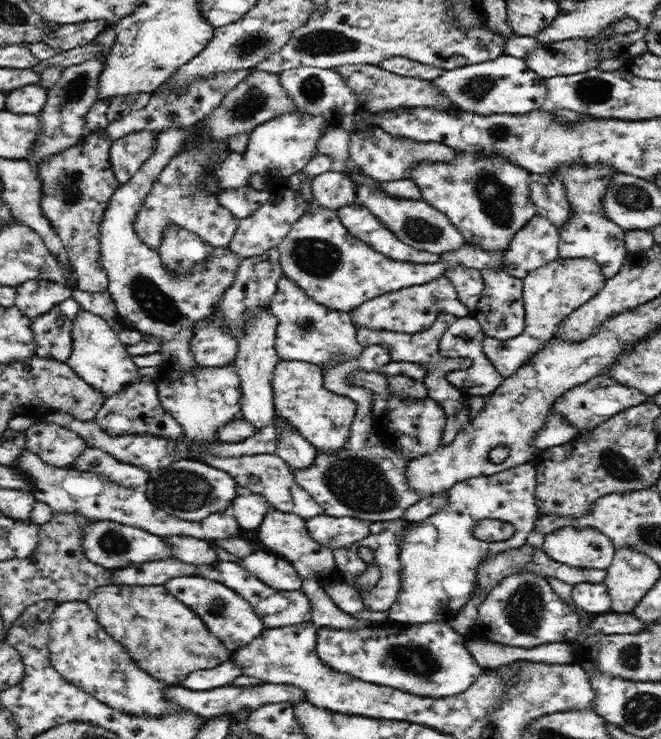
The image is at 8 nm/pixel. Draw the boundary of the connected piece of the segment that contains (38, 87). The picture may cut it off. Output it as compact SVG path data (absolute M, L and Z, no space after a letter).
M40 83L26 84L7 92L5 109L23 115L38 115L47 102L46 87Z

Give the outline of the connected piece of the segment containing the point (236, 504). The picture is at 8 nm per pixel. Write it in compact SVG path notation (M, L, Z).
M238 487L237 498L233 501L230 510L236 516L242 529L257 530L269 506L262 495Z

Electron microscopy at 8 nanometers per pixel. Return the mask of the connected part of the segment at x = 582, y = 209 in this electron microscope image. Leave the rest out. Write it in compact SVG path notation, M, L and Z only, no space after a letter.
M598 161L594 165L588 163L560 165L556 172L563 182L567 202L571 206L567 220L559 228L559 256L594 259L595 263L599 264L606 282L607 279L616 276L628 253L625 248L625 230L605 215L606 188L609 188L612 176L618 173L617 169L613 165Z

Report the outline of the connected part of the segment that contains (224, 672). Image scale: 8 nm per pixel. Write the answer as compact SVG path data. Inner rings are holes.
M230 658L214 668L191 672L181 684L190 690L212 690L230 685L240 675L242 669Z

